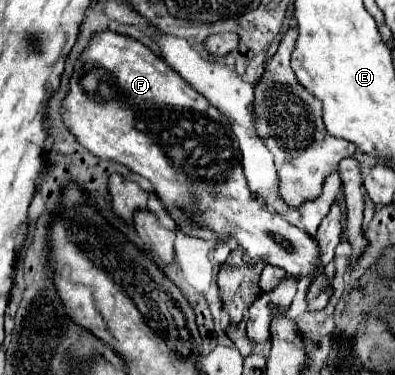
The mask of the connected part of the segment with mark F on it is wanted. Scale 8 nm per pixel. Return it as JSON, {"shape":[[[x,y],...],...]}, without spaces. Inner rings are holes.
{"shape":[[[94,32],[80,58],[74,62],[70,88],[60,106],[64,126],[92,154],[114,160],[152,182],[154,192],[162,200],[166,212],[186,236],[220,242],[234,238],[242,248],[246,264],[266,262],[286,270],[292,276],[312,276],[320,262],[318,244],[300,228],[286,222],[280,214],[260,204],[248,188],[238,138],[230,122],[178,72],[174,72],[160,56],[142,42],[112,32]]]}

